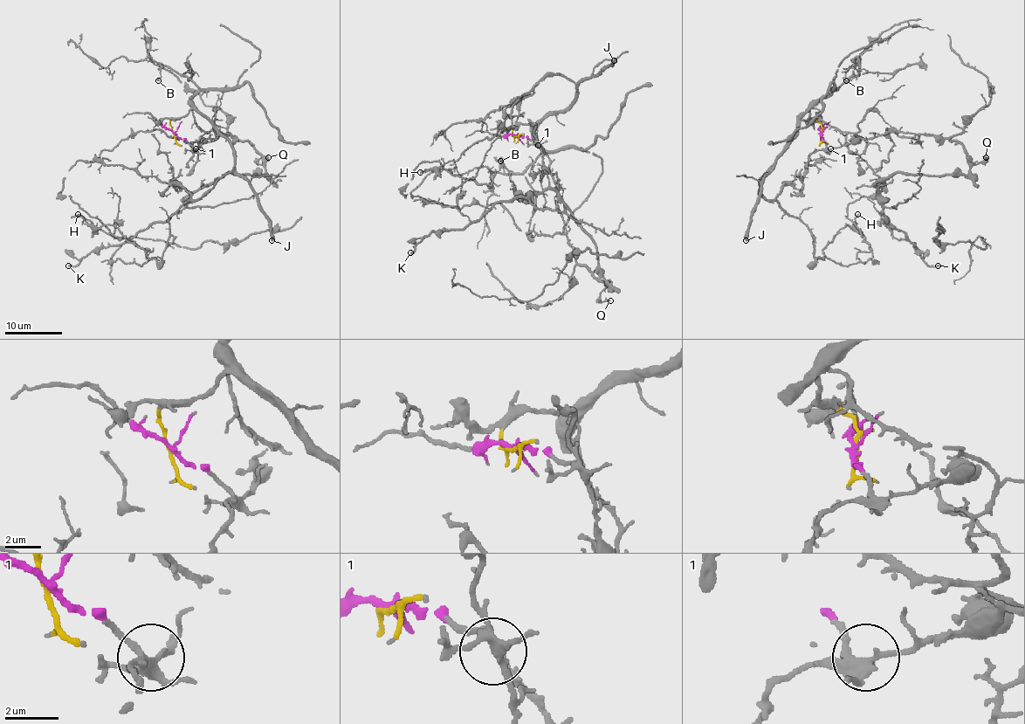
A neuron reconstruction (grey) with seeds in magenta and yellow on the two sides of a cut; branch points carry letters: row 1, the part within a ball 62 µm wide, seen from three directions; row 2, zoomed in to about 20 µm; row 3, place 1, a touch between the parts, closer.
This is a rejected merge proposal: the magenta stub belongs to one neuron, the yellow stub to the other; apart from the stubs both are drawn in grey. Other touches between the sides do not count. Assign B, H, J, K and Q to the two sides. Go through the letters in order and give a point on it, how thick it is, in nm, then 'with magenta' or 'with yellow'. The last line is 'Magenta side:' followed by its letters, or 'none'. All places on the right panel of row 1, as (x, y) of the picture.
B: place (846, 80); calibre 130 nm; with yellow
H: place (857, 214); calibre 180 nm; with yellow
J: place (746, 240); calibre 440 nm; with yellow
K: place (938, 265); calibre 240 nm; with magenta
Q: place (986, 157); calibre 280 nm; with magenta
Magenta side: K, Q

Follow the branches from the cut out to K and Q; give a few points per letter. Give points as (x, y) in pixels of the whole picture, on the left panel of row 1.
K: (173, 133), (196, 148), (216, 131), (245, 140), (265, 171), (227, 173), (166, 219), (67, 265)
Q: (173, 133), (196, 148), (216, 137), (216, 131), (245, 140), (261, 157), (259, 164), (259, 160), (268, 157)

